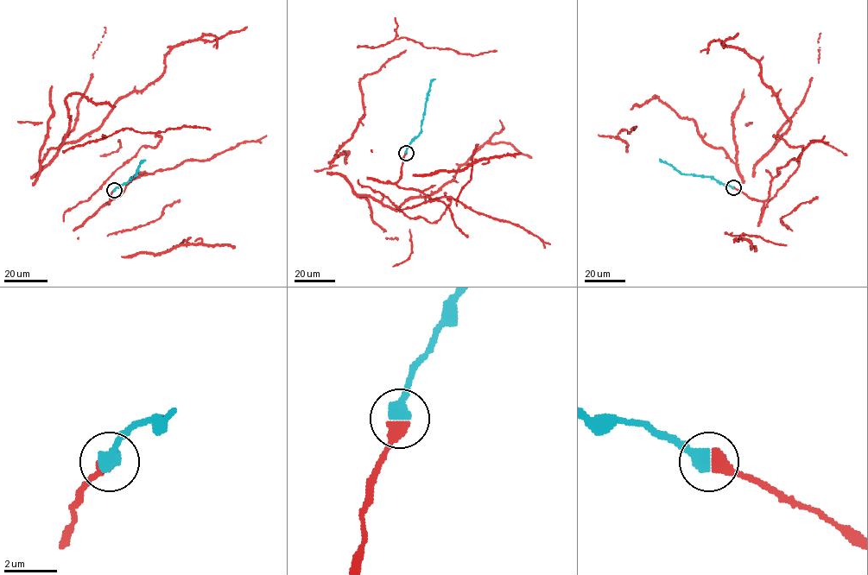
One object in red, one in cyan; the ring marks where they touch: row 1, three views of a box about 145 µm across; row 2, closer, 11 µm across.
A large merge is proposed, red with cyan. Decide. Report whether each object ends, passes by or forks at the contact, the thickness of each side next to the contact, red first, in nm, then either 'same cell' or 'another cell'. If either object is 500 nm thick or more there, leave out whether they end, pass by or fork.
calibres 500 and 550 nm; same cell

